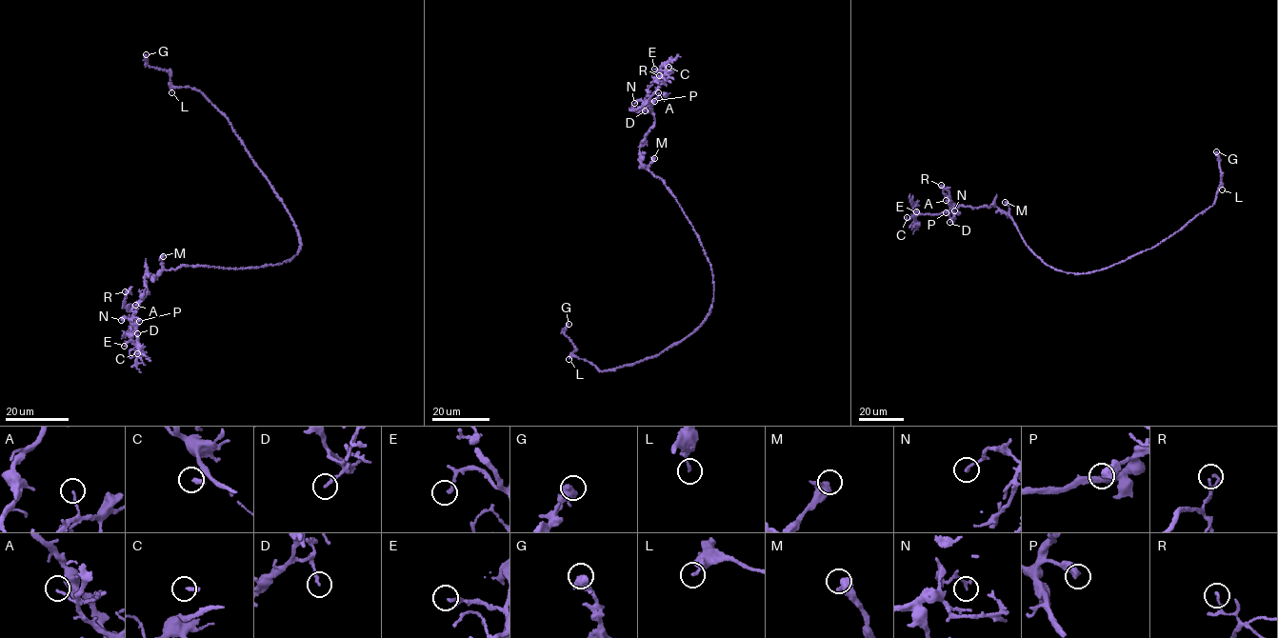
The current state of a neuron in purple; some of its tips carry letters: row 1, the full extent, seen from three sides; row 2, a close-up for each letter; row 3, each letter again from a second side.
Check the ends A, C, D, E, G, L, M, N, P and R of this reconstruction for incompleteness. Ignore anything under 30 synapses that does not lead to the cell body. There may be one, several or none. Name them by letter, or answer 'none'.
C

